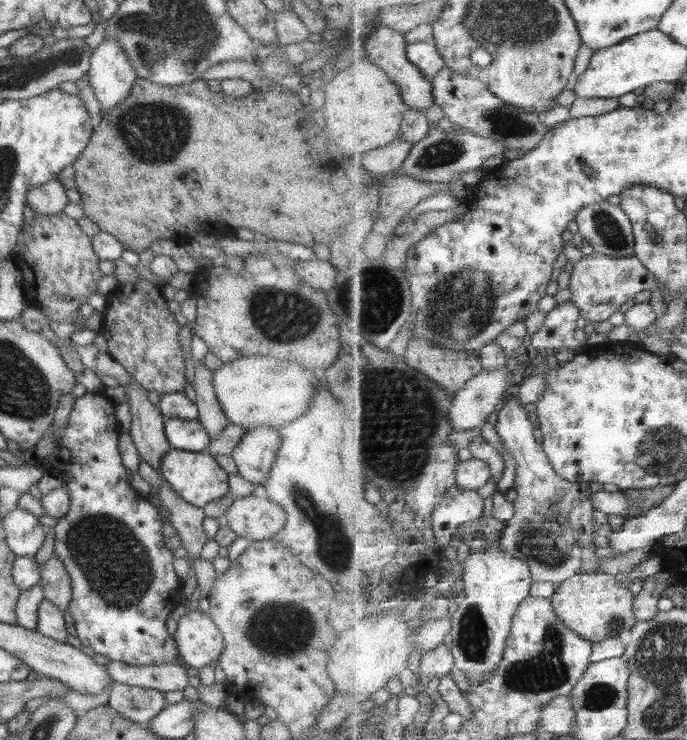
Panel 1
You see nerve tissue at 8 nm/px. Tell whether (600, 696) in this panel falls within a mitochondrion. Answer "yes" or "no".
yes

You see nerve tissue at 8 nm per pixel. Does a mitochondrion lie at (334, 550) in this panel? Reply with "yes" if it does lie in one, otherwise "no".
yes

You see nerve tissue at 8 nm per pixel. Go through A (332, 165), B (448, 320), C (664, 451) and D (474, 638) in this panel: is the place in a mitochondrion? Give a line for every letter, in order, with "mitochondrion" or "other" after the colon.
A: other
B: mitochondrion
C: mitochondrion
D: mitochondrion

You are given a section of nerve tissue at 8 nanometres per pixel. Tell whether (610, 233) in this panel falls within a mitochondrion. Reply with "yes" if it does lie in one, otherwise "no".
yes

